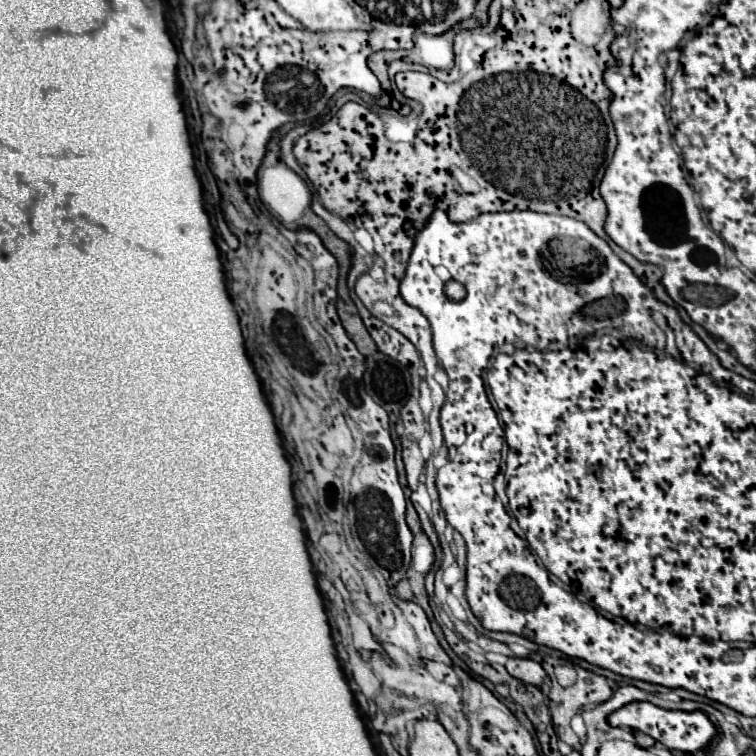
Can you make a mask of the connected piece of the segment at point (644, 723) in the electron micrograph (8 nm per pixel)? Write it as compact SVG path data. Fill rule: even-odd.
M630 703L624 705L622 709L614 711L608 717L608 723L612 727L630 727L634 731L642 731L646 735L650 735L652 739L660 741L666 749L670 751L684 751L684 753L696 753L702 751L706 747L710 747L710 743L716 739L718 731L716 727L710 723L710 719L702 713L702 711L668 711L668 709L660 709L652 703Z

